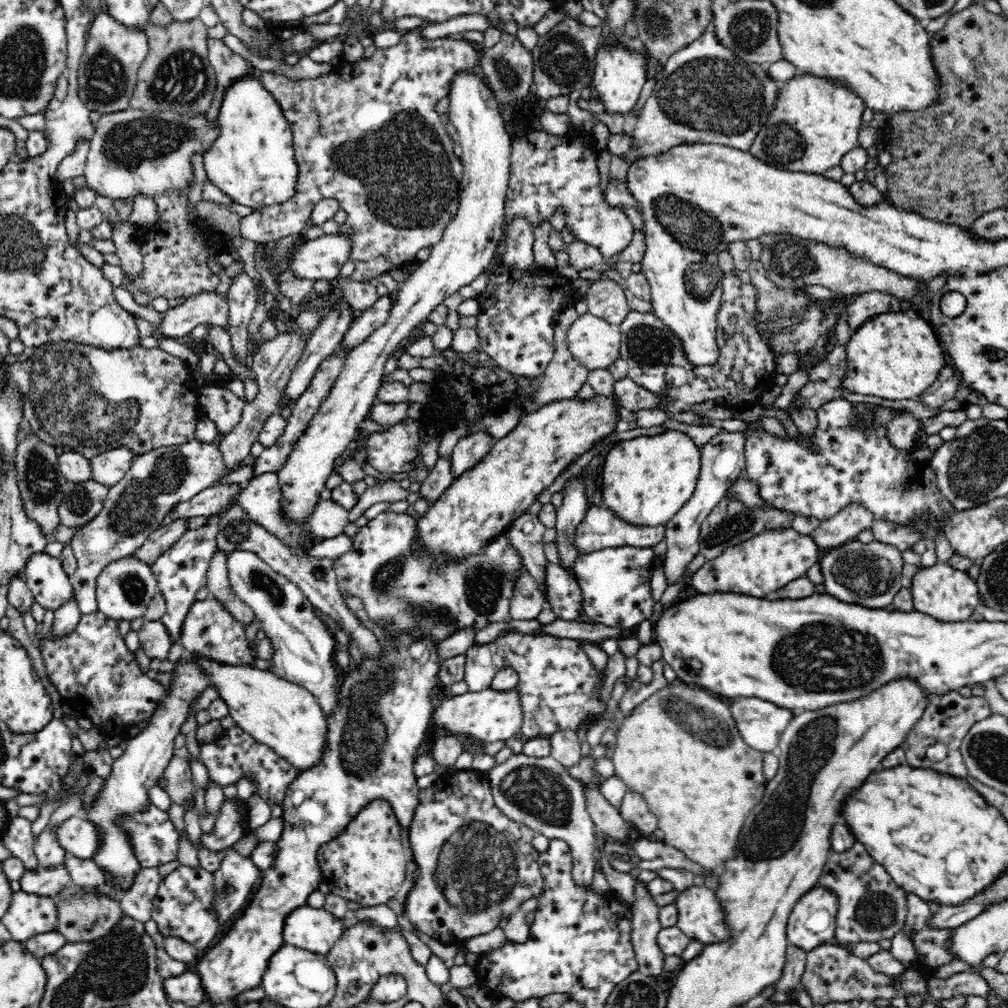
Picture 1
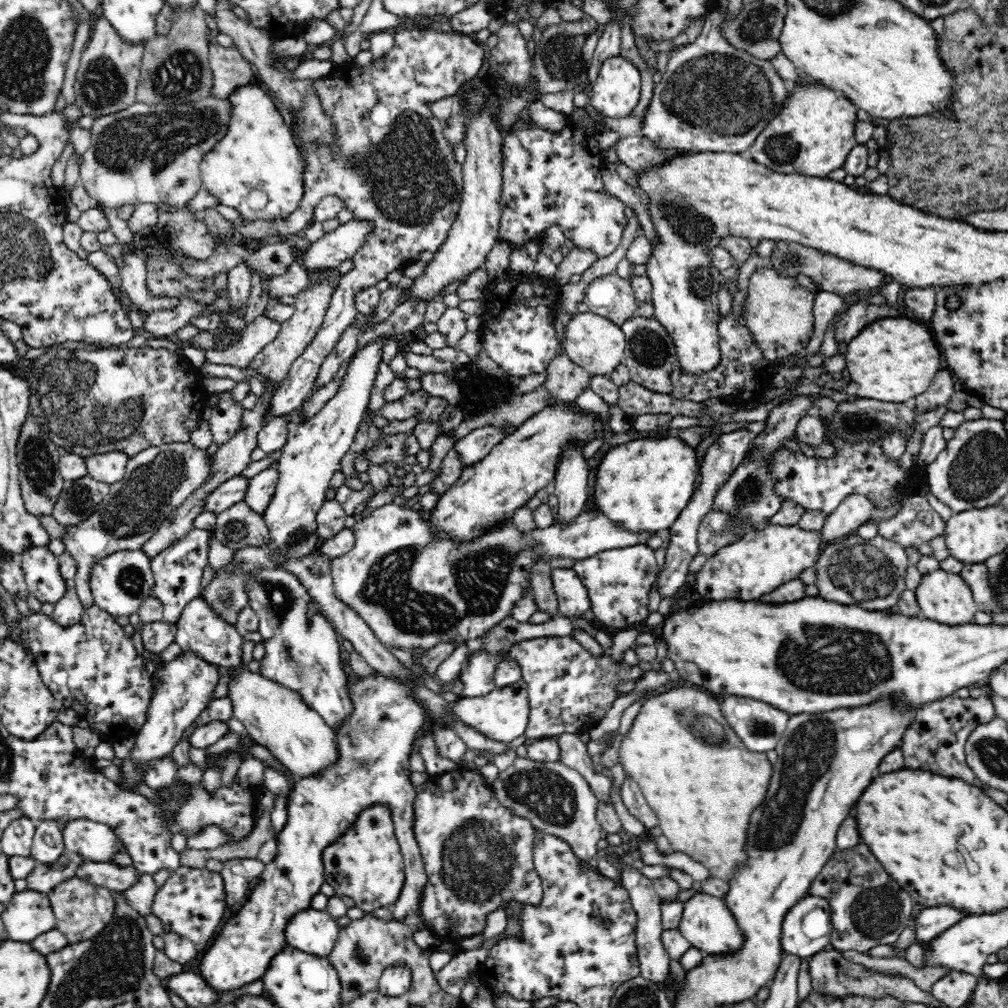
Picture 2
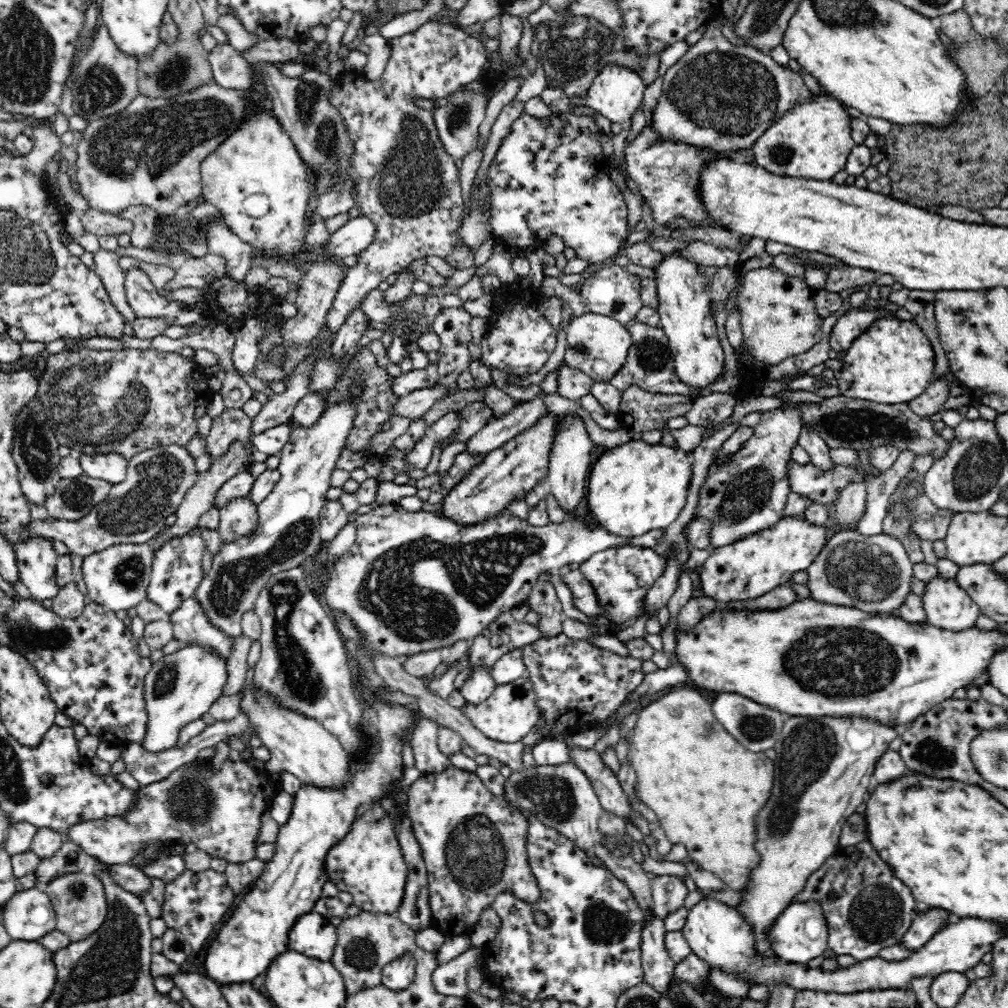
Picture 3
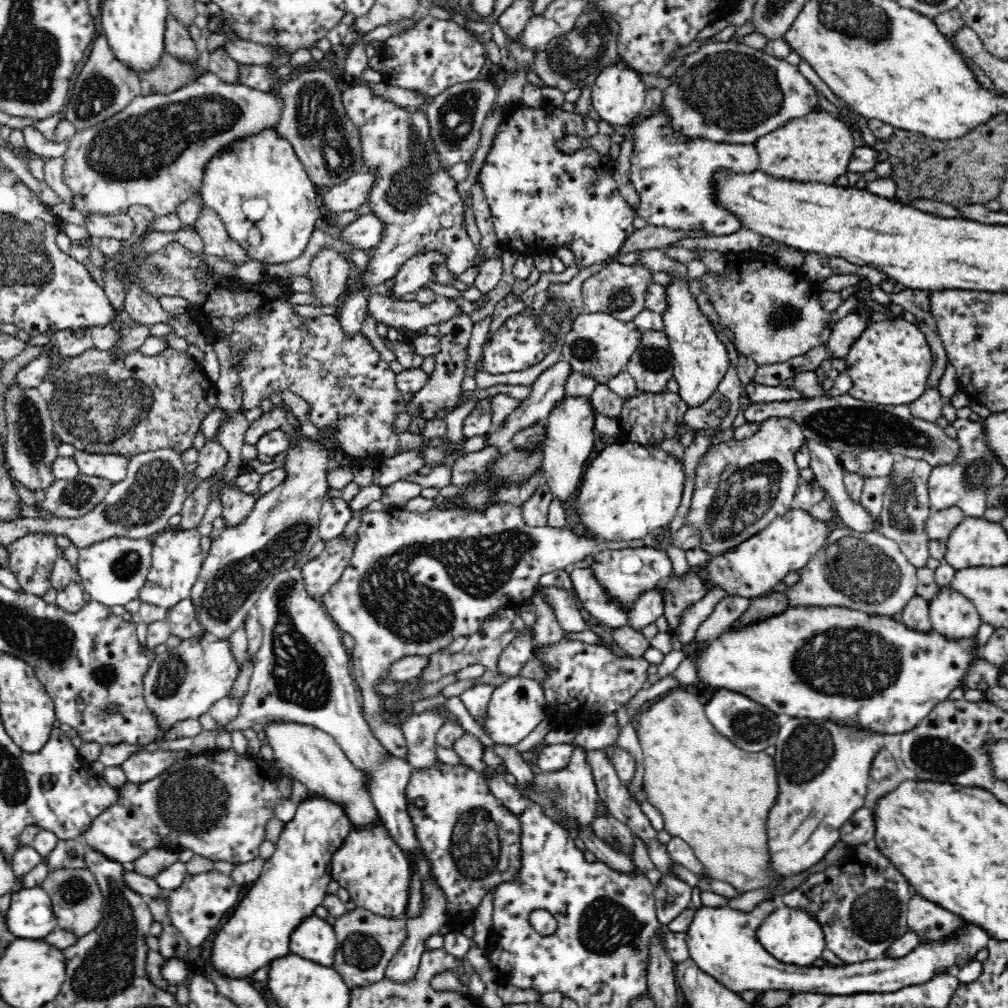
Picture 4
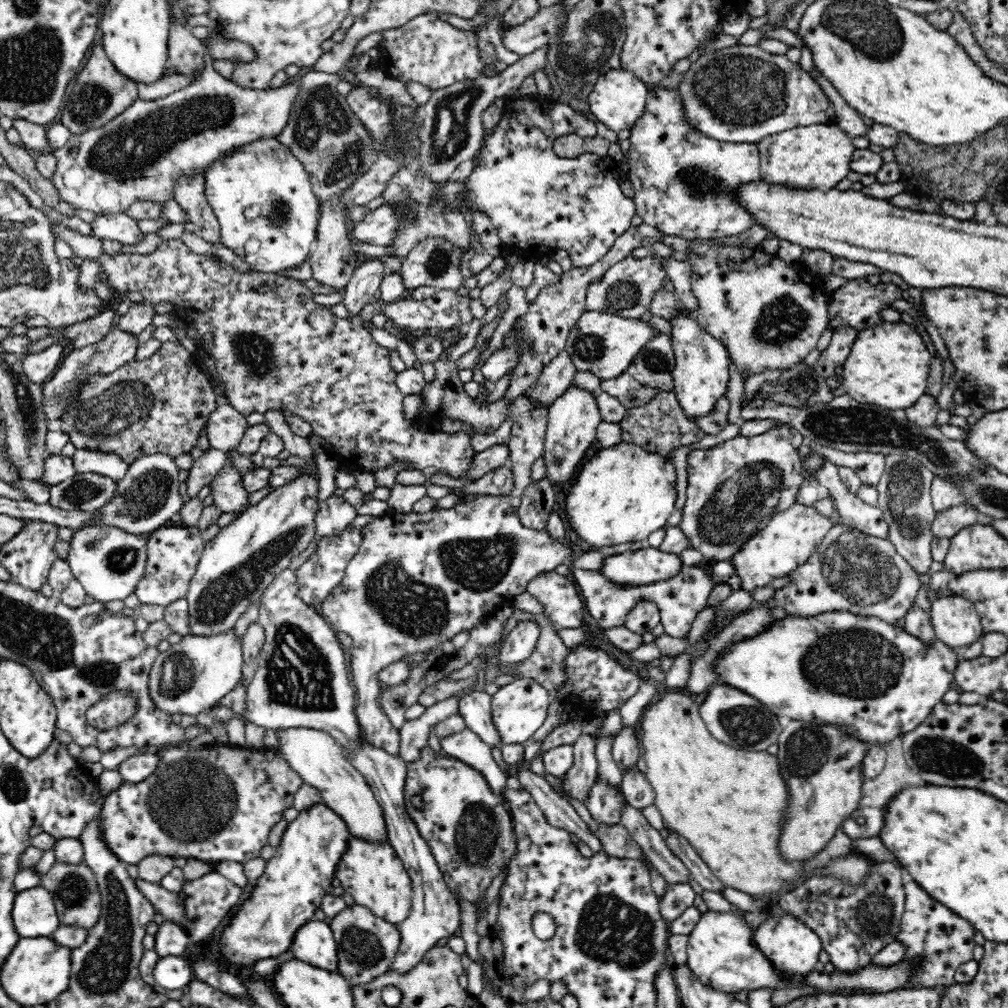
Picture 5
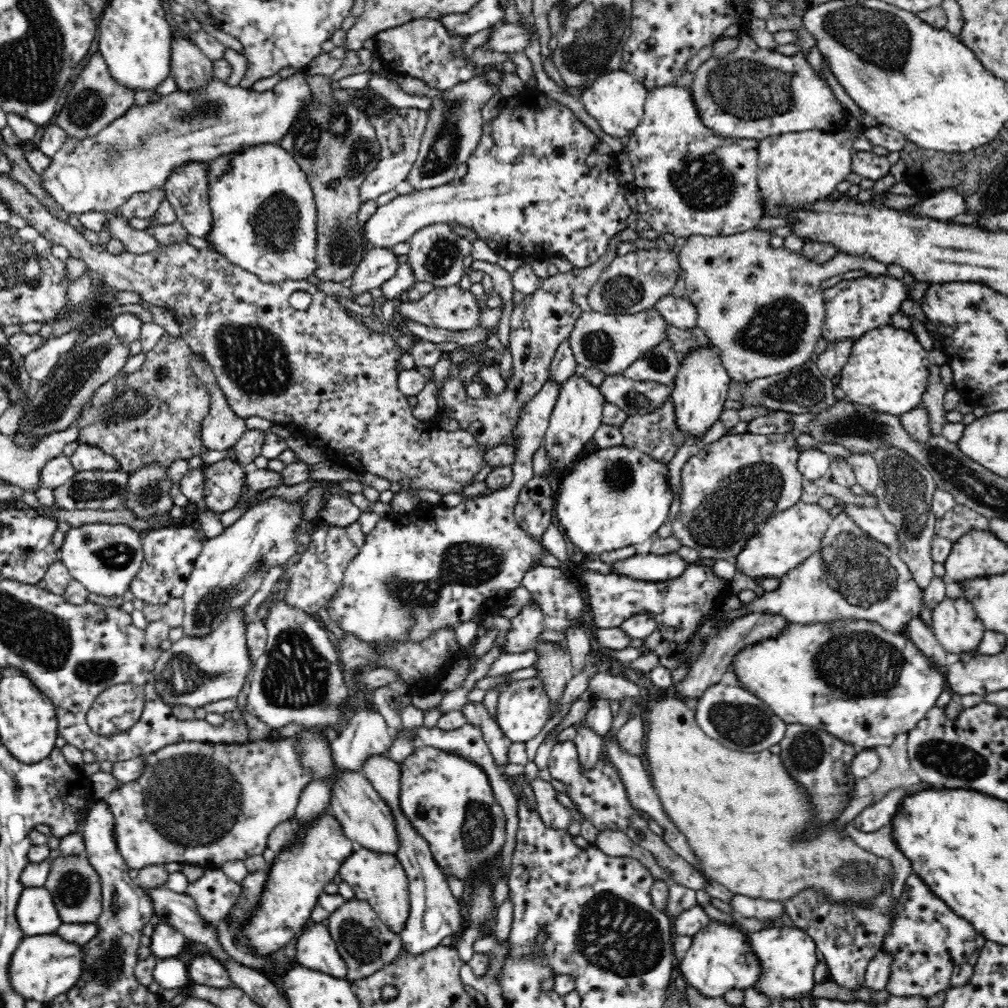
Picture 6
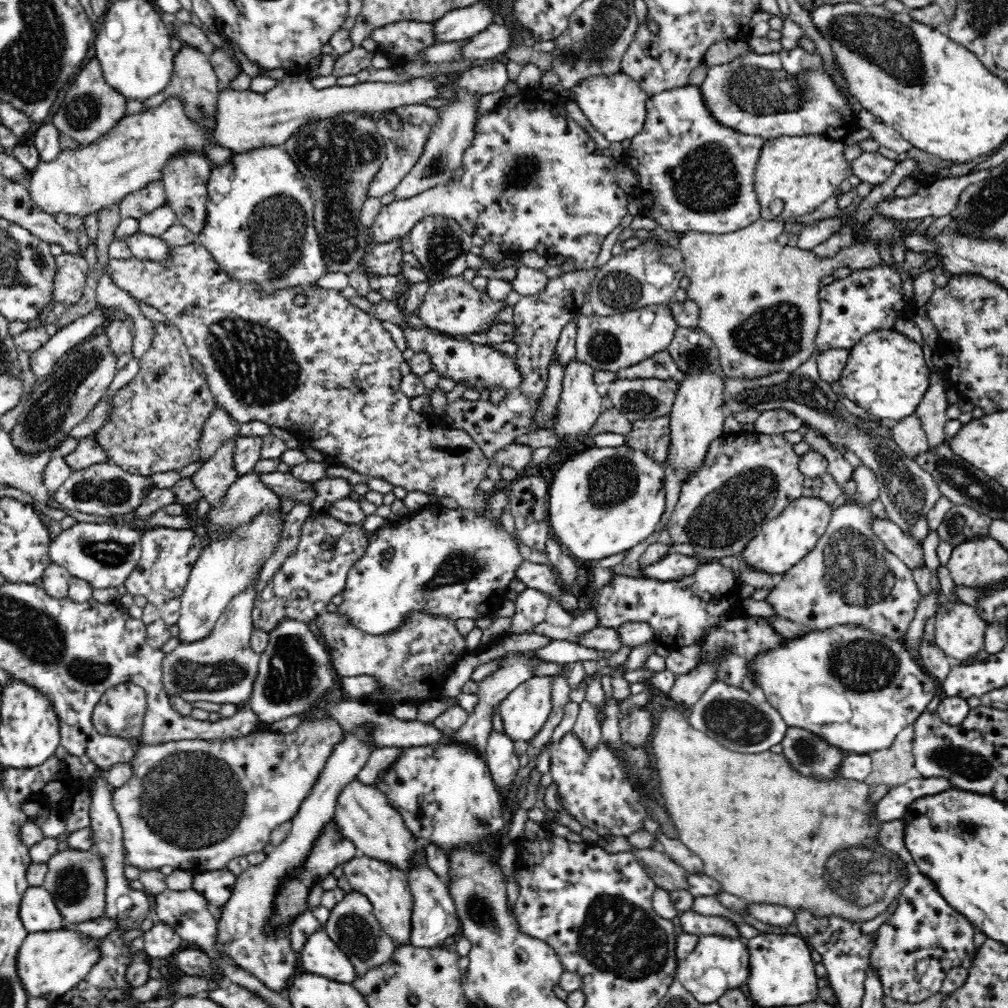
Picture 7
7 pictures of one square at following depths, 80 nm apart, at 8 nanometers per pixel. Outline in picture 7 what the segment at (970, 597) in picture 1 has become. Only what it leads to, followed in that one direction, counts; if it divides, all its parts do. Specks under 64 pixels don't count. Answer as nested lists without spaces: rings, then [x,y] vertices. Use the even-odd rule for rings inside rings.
[[[946,603],[937,609],[935,618],[935,644],[947,656],[968,664],[985,649],[987,622],[976,608]]]

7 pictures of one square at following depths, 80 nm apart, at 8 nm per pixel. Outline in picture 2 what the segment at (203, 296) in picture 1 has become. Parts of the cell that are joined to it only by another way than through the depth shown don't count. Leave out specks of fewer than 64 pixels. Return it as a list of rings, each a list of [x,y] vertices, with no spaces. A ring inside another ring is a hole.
[[[182,297],[180,304],[172,310],[159,310],[146,314],[143,322],[143,332],[151,337],[171,338],[171,335],[190,324],[194,316],[202,316],[206,308],[213,309],[212,305],[201,306],[189,297]]]

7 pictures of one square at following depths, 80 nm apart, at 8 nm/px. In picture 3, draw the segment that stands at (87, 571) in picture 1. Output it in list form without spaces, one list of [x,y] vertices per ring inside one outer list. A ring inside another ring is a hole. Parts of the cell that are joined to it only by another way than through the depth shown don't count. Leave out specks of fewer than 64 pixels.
[[[170,445],[160,448],[146,449],[127,460],[127,474],[125,480],[113,485],[108,497],[92,506],[92,510],[81,520],[47,520],[32,519],[25,527],[25,532],[32,537],[43,537],[48,540],[63,542],[69,552],[78,554],[80,558],[92,554],[96,550],[104,550],[106,546],[118,543],[150,543],[165,528],[170,514],[174,514],[183,502],[188,490],[197,482],[197,472],[194,468],[195,460],[189,456],[187,447]]]

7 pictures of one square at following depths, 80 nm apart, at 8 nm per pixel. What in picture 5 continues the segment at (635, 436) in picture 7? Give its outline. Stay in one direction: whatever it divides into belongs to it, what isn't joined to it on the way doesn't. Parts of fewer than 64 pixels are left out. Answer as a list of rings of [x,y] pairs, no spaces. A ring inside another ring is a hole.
[[[673,390],[660,391],[645,405],[627,410],[626,416],[619,422],[619,425],[625,443],[642,447],[648,453],[658,454],[666,459],[672,459],[671,453],[680,446],[700,442],[706,436],[694,421],[686,419]]]

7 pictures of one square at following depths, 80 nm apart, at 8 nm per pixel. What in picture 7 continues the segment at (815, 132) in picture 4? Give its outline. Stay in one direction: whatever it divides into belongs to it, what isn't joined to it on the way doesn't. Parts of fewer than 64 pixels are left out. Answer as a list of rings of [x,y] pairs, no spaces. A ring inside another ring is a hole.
[[[860,128],[844,140],[816,135],[767,139],[756,166],[754,192],[760,203],[760,218],[767,221],[794,220],[814,212],[820,204],[839,190],[840,183],[851,174],[844,159],[844,149],[850,144],[871,138],[870,131]]]

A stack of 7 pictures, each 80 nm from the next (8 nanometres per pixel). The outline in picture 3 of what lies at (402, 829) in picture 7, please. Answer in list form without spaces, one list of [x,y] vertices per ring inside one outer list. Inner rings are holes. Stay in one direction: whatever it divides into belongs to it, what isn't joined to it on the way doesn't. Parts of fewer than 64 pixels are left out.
[[[248,688],[243,696],[241,710],[245,710],[249,721],[254,726],[254,733],[270,751],[270,759],[264,768],[271,773],[283,771],[293,774],[304,785],[322,789],[343,789],[349,781],[351,761],[349,754],[341,743],[330,734],[318,721],[300,715],[294,711],[274,705],[270,693],[256,695],[254,689]]]

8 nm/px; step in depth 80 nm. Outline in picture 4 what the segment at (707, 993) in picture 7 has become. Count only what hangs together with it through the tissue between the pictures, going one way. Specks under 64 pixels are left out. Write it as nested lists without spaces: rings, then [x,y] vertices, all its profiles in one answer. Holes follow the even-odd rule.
[[[775,899],[764,900],[746,913],[731,907],[712,908],[705,905],[695,909],[694,920],[687,930],[689,958],[703,971],[712,976],[721,986],[735,993],[744,990],[792,990],[797,993],[820,993],[827,995],[849,995],[856,993],[896,992],[905,987],[916,986],[932,978],[941,969],[958,969],[975,959],[978,950],[987,948],[990,938],[984,929],[968,923],[960,936],[946,939],[939,944],[918,946],[910,954],[891,960],[882,957],[852,966],[821,968],[789,966],[775,960],[758,942],[757,930],[762,921],[780,906]]]

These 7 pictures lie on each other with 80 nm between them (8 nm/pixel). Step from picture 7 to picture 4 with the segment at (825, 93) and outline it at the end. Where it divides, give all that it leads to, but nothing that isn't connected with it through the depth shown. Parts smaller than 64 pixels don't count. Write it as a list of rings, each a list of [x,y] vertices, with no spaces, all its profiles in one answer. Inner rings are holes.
[[[710,42],[698,52],[688,55],[684,66],[674,73],[672,82],[663,92],[663,107],[670,113],[672,127],[676,133],[690,138],[707,138],[716,143],[752,144],[761,136],[784,128],[796,118],[826,112],[820,107],[816,87],[806,79],[798,66],[792,66],[785,59],[768,55],[741,43]]]

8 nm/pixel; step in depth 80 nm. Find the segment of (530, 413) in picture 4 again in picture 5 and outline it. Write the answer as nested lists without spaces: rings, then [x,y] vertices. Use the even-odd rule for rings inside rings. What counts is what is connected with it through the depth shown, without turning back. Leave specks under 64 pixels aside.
[[[560,351],[558,356],[544,367],[542,374],[538,377],[538,382],[528,397],[539,404],[551,405],[555,398],[564,394],[566,388],[573,384],[578,371],[568,351]]]

